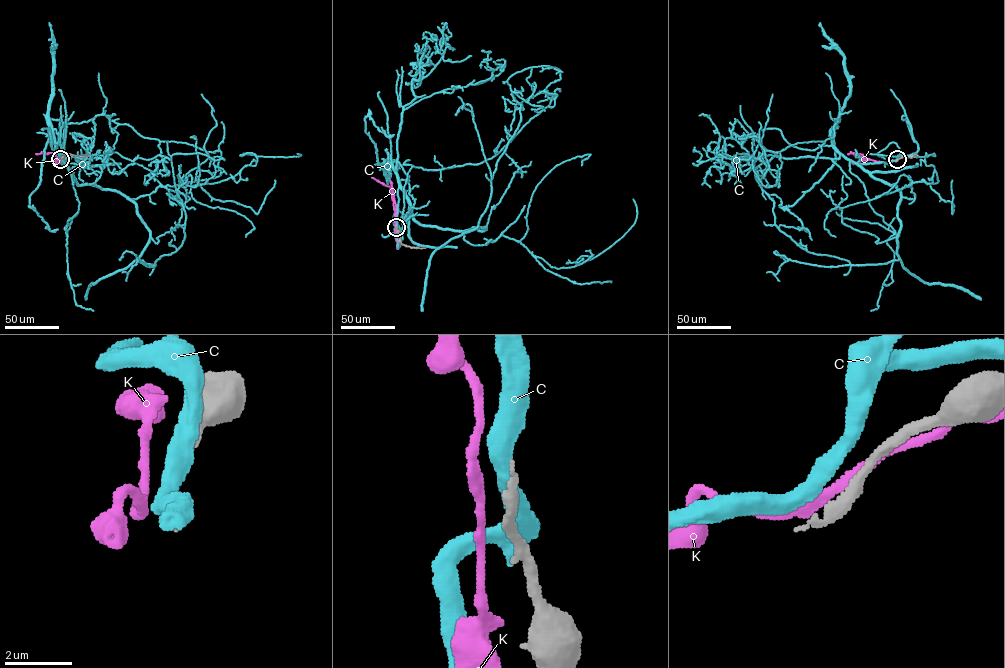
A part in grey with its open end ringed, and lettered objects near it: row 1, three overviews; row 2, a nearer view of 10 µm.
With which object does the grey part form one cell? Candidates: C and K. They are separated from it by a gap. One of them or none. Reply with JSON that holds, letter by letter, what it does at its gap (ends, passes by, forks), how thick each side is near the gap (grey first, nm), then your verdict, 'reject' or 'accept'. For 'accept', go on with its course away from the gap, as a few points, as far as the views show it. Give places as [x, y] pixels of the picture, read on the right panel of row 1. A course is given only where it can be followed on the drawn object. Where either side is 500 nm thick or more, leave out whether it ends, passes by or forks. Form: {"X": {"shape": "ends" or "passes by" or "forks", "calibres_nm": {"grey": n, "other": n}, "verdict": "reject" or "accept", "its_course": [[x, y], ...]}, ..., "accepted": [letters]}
{"C": {"shape": "passes by", "calibres_nm": {"grey": 300, "other": 480}, "verdict": "reject"}, "K": {"shape": "passes by", "calibres_nm": {"grey": 300, "other": 280}, "verdict": "accept", "its_course": [[897, 159], [878, 162], [864, 160], [861, 154], [847, 154]]}, "accepted": ["K"]}

